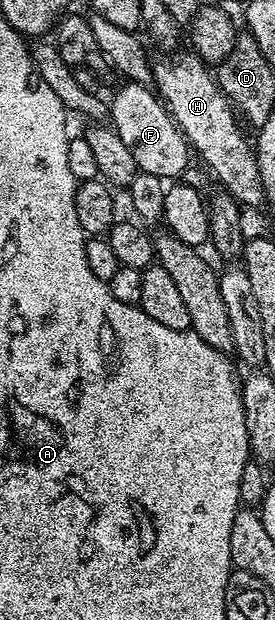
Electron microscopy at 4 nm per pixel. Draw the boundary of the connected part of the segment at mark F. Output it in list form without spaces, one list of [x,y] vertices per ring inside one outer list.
[[[128,82],[122,85],[111,99],[111,126],[119,134],[119,138],[123,138],[127,150],[131,150],[131,158],[135,158],[138,169],[160,176],[166,182],[184,177],[181,175],[189,164],[191,147],[173,121],[173,115],[161,96],[153,88]]]

